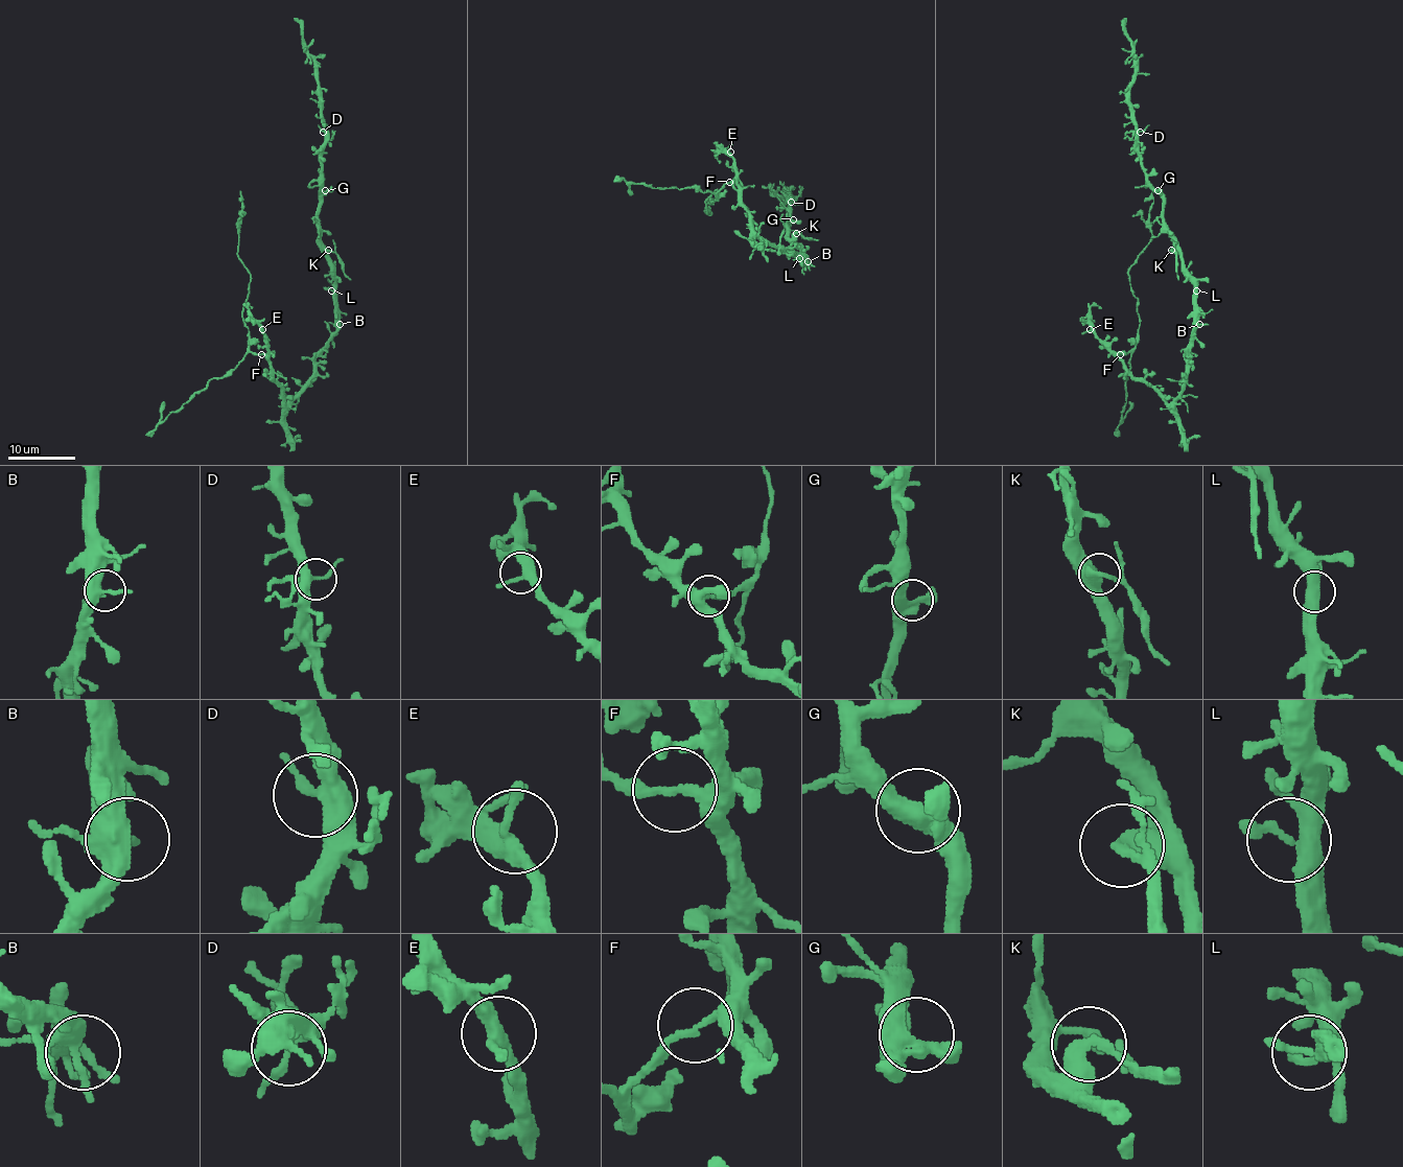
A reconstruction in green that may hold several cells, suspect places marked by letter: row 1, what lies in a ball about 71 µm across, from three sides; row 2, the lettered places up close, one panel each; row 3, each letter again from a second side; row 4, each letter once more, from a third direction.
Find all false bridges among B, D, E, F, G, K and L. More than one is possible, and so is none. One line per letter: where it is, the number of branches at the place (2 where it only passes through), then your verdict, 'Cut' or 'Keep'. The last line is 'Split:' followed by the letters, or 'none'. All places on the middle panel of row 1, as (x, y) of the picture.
B: Place: (808, 261). Branches: 3. Keep
D: Place: (791, 202). Branches: 3. Keep
E: Place: (730, 152). Branches: 3. Keep
F: Place: (729, 182). Branches: 2. Cut
G: Place: (793, 219). Branches: 3. Keep
K: Place: (796, 233). Branches: 2. Cut
L: Place: (799, 258). Branches: 2. Keep
Split: F, K

